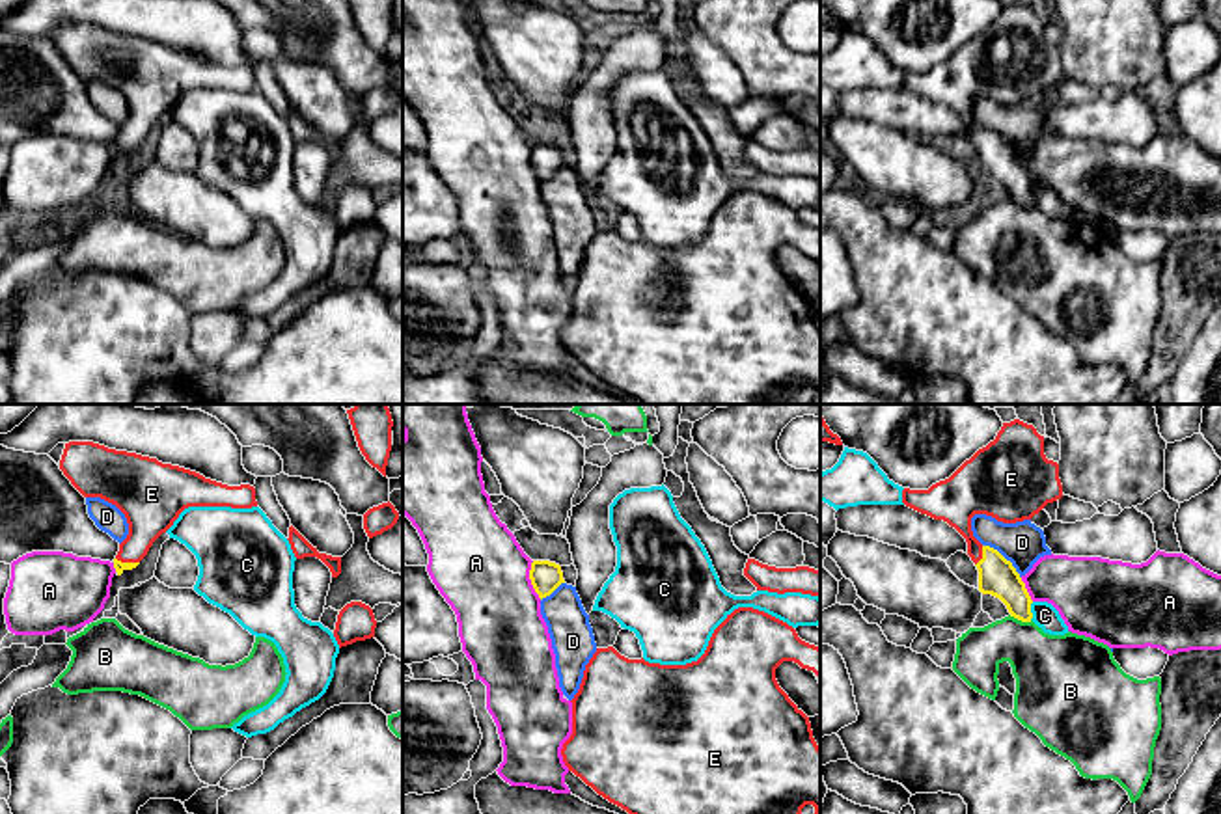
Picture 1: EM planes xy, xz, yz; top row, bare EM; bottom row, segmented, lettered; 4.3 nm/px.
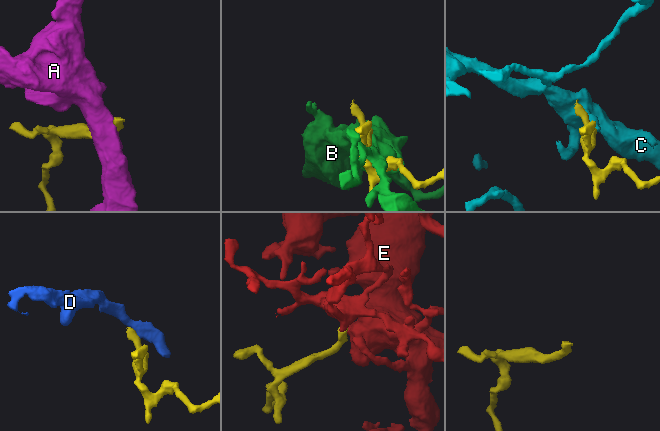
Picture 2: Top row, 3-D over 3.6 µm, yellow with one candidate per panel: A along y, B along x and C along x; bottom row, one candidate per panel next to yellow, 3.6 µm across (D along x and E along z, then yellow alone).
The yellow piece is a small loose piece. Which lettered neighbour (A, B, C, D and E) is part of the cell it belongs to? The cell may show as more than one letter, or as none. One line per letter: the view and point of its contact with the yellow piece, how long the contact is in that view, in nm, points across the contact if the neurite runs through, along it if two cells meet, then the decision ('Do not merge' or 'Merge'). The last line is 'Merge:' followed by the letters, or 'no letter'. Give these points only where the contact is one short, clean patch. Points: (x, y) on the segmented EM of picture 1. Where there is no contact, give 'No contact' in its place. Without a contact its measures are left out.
A: Touches yellow at xz (530, 578). Shared border 170 nm. Do not merge
B: Touches yellow at yz (1020, 619). Shared border 110 nm. Do not merge
C: Touches yellow at yz (1029, 611). Shared border 80 nm. Boundary: yz (1033, 602), (1029, 619). Do not merge
D: Touches yellow at yz (1003, 557). Shared border 220 nm. Boundary: yz (983, 544), (998, 550), (1020, 578). Do not merge
E: Touches yellow at xy (127, 563). Shared border 110 nm. Path across: xy (118, 565), (127, 563), (150, 511). Merge
Merge: E

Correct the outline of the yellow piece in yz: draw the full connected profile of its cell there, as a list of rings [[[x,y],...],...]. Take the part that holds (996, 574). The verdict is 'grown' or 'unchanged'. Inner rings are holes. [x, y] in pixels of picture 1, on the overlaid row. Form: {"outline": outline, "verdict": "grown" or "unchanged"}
{"outline": [[[1020,419],[1003,423],[995,440],[979,449],[949,479],[932,484],[928,490],[902,490],[902,503],[934,520],[943,520],[954,527],[967,542],[967,555],[979,570],[979,590],[999,598],[1010,617],[1031,622],[1031,596],[1020,574],[997,549],[982,546],[971,531],[971,518],[986,514],[1003,523],[1031,520],[1048,503],[1063,497],[1059,464],[1044,454],[1044,436],[1033,425]]], "verdict": "grown"}

